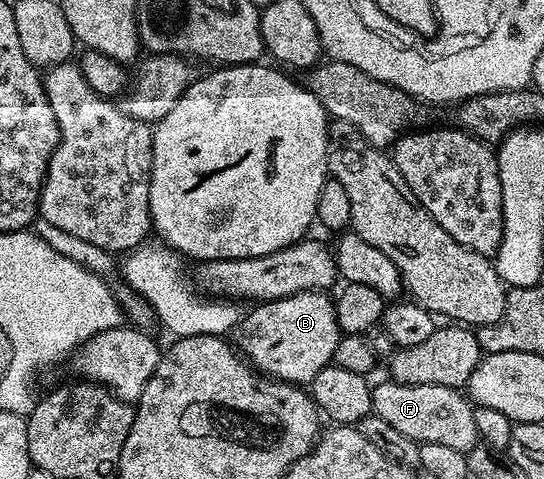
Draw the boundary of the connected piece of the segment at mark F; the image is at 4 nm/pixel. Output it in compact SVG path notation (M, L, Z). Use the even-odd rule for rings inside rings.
M391 380L376 382L372 387L372 413L382 416L402 436L410 436L418 444L446 444L457 452L467 454L480 442L478 427L474 424L474 406L457 387L438 384L398 384Z

